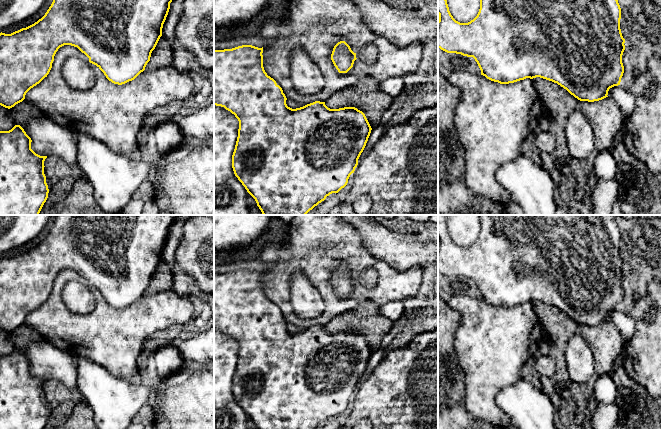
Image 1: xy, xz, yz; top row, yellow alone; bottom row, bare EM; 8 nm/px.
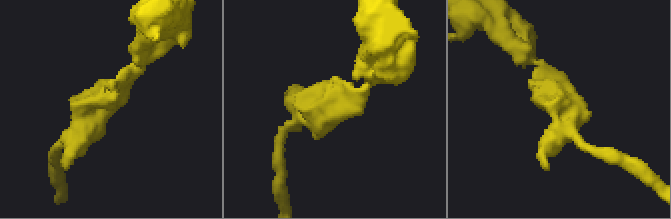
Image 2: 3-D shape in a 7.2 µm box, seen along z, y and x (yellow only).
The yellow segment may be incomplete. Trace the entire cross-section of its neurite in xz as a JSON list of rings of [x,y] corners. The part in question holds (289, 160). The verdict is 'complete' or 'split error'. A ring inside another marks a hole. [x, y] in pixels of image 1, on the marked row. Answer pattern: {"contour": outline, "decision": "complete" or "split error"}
{"contour": [[[252,45],[214,50],[214,105],[224,107],[239,121],[232,168],[262,214],[306,215],[327,196],[347,185],[372,128],[365,114],[355,107],[330,109],[320,101],[296,109],[288,107],[282,88],[264,70],[262,53],[263,47]]], "decision": "complete"}

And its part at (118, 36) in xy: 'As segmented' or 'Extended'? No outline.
As segmented

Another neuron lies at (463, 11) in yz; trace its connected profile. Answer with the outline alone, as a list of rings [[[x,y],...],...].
[[[447,0],[447,4],[453,18],[460,23],[473,20],[480,9],[480,0]]]

